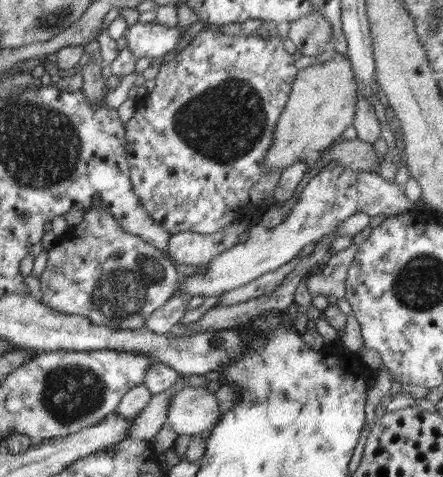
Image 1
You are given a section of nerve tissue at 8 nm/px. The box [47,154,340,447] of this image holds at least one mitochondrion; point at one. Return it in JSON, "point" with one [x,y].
{"point":[120,292]}

